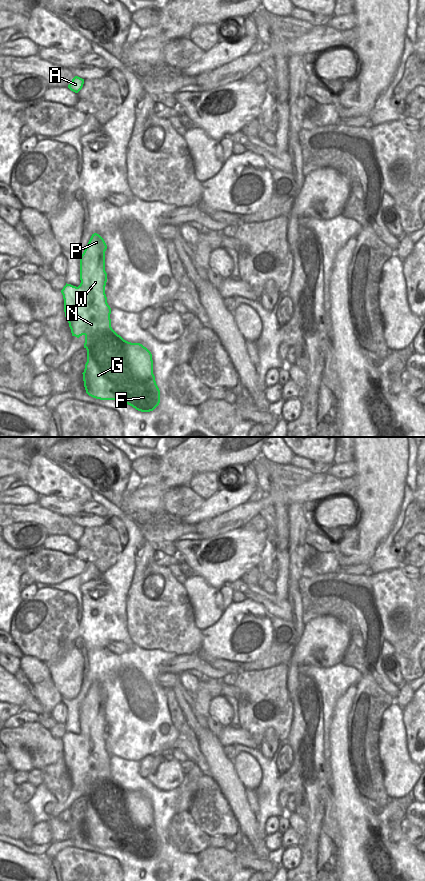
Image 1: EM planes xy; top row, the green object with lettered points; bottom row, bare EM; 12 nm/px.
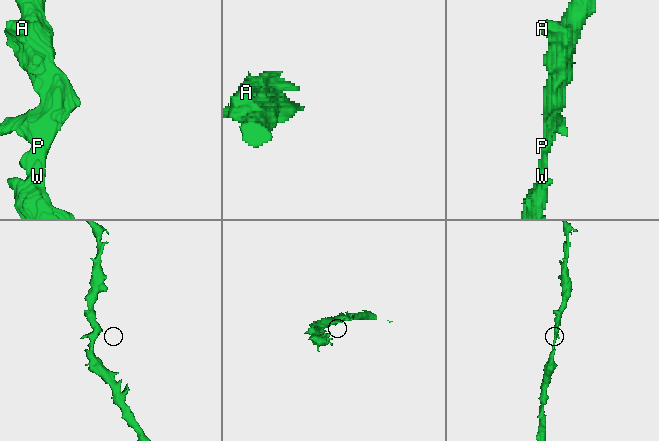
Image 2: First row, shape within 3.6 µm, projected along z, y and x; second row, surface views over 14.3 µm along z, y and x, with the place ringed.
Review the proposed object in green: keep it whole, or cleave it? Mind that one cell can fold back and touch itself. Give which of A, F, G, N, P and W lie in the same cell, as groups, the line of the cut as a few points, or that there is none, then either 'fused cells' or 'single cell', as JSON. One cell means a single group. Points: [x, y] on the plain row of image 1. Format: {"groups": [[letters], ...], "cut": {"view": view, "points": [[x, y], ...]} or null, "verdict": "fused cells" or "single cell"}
{"groups": [["A", "F", "G", "N", "P", "W"]], "cut": null, "verdict": "single cell"}

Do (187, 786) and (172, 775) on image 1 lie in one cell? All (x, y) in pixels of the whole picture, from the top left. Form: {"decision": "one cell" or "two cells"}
{"decision": "two cells"}

